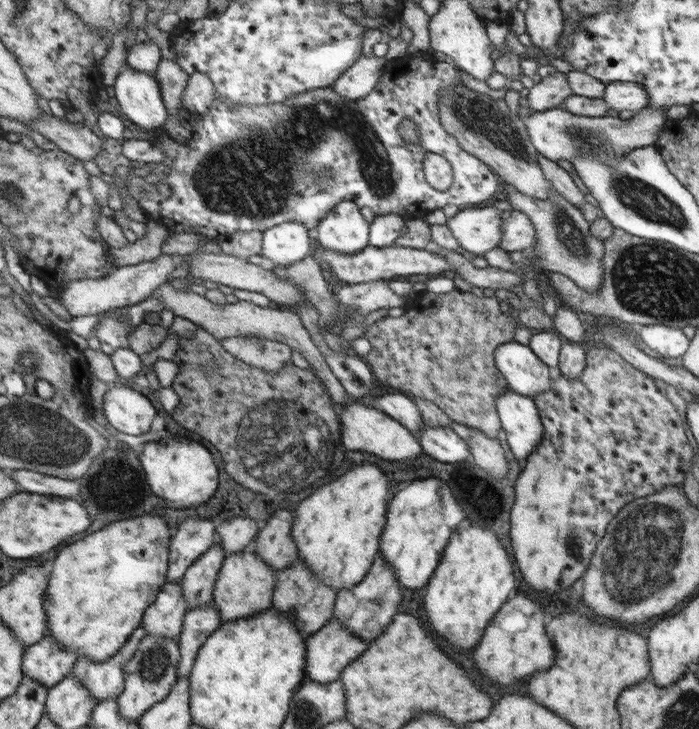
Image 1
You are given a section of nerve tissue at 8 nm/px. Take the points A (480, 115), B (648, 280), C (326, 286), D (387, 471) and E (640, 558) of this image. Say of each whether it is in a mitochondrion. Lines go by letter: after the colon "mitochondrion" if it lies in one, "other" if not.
A: mitochondrion
B: mitochondrion
C: other
D: other
E: mitochondrion

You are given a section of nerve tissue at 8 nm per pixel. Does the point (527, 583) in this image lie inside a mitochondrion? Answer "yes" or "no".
no

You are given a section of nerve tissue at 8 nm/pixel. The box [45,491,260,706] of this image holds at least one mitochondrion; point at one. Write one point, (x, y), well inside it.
(155, 660)

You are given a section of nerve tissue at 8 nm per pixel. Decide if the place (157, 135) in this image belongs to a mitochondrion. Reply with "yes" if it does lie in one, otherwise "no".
no

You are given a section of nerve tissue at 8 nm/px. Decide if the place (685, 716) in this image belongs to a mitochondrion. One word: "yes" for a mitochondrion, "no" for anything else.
yes

